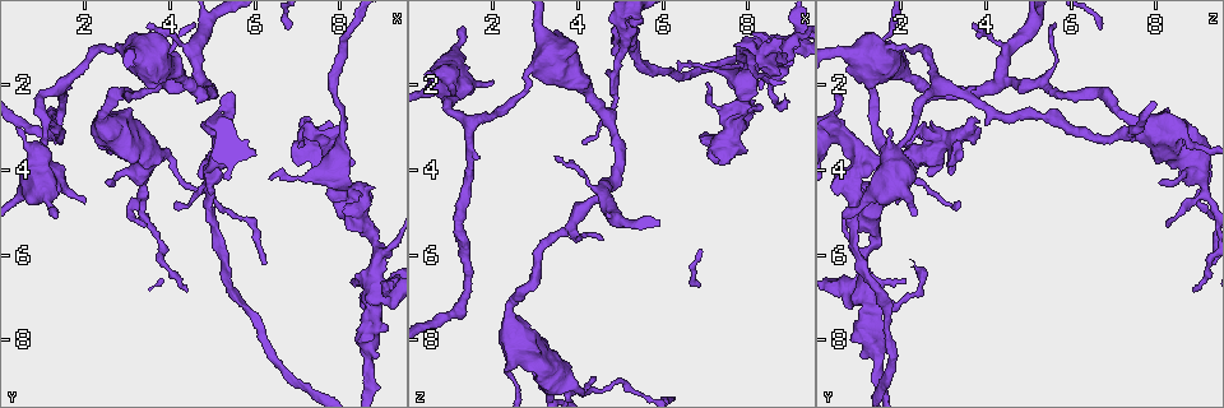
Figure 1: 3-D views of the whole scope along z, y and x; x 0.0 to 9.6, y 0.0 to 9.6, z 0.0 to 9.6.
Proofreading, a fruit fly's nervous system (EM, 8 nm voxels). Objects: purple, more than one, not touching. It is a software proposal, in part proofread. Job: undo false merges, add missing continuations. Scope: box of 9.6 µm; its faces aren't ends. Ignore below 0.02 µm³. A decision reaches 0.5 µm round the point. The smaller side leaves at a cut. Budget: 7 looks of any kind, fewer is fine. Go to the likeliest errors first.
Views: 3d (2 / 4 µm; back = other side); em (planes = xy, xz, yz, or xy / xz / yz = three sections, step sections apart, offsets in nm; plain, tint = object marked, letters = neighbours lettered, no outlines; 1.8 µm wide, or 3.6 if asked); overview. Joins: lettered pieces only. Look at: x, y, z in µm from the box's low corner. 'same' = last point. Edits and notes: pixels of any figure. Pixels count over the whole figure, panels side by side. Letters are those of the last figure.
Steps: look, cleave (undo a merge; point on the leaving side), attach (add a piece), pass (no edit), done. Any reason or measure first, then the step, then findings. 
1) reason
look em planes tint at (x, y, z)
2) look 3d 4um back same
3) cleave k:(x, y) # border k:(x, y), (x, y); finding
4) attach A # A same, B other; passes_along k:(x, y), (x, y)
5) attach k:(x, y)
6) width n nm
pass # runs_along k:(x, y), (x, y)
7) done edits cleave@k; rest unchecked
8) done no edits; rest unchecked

sharp bend
look em planes letters at (5.10, 3.65, 1.05)

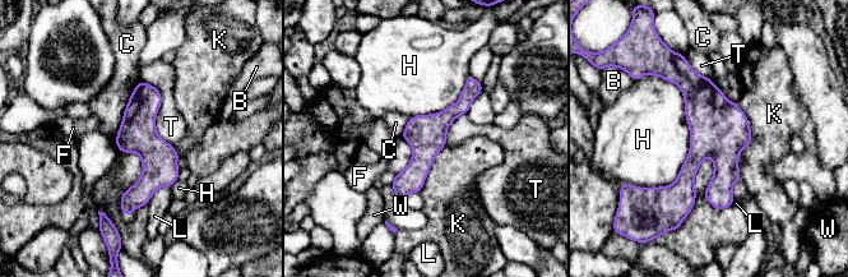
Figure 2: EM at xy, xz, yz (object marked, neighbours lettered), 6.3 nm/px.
pass # B other, C other, F other, H other, K other, L other, T other, W other; runs_along 2:(477, 84), (427, 137), (399, 197); continuous, no second neuron

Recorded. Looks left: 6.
thick turns thin
look 3d 4um at (9.00, 6.90, 1.00)

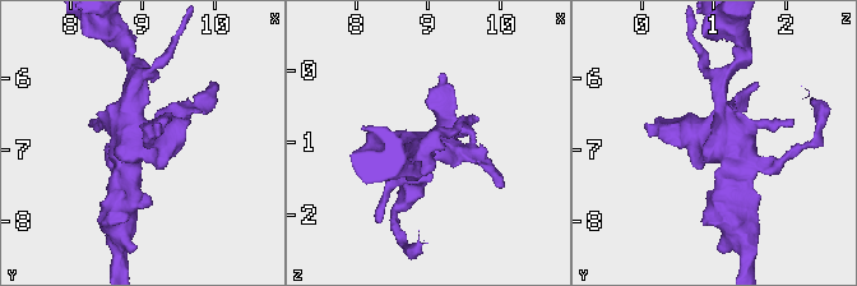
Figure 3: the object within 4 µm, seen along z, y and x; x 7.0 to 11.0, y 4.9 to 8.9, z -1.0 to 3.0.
look em xz step 16 tint at (8.95, 6.95, 1.00)

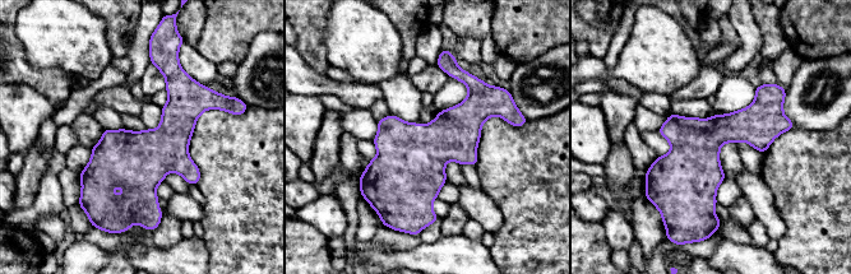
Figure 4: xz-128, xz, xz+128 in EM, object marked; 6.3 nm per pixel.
look em xz step 16 letters same

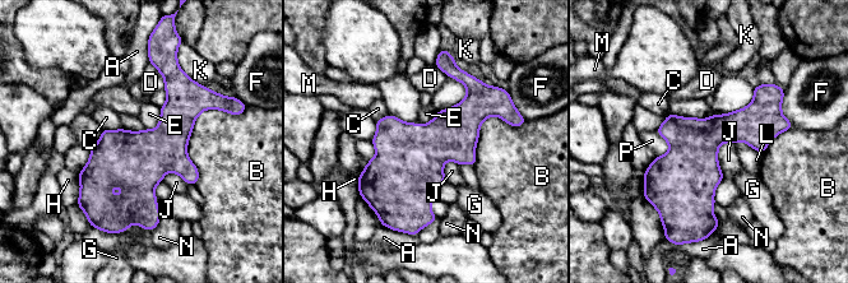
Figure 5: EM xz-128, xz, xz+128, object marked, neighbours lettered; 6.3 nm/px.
longest_contact B 500 nm
pass # A other, B other, C other, D other, E other, F other, G other, H other, J other, K other, L other, M other, N other, P other; border 5:(161, 107), (158, 124), (146, 129); all the same neuron

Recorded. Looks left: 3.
thick turns thin
look 3d 4um at (7.80, 3.45, 2.85)

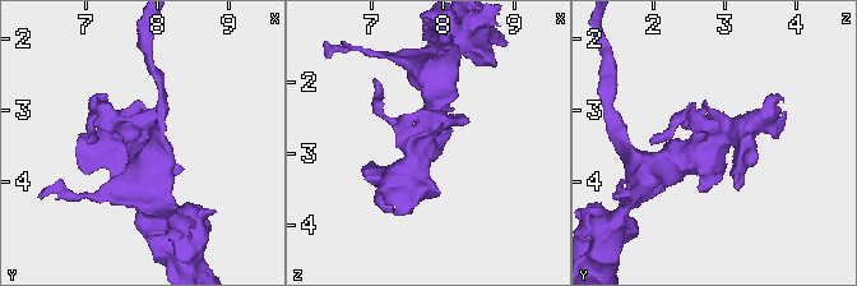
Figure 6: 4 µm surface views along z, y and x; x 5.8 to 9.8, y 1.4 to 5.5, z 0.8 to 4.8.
now the EM
look em planes letters at (7.70, 3.45, 2.85)

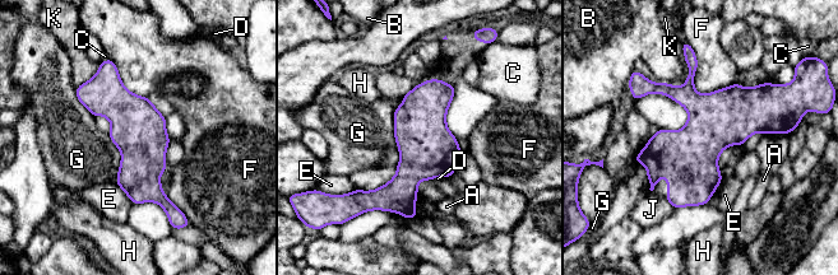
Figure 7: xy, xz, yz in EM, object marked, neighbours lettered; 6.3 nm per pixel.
pass # A other, B other, C other, D other, E other, F other, G other, H other, J other, K other; border 7:(107, 135), (121, 155), (117, 175); continuous, no second neuron

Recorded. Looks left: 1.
done no edits; rest unchecked

